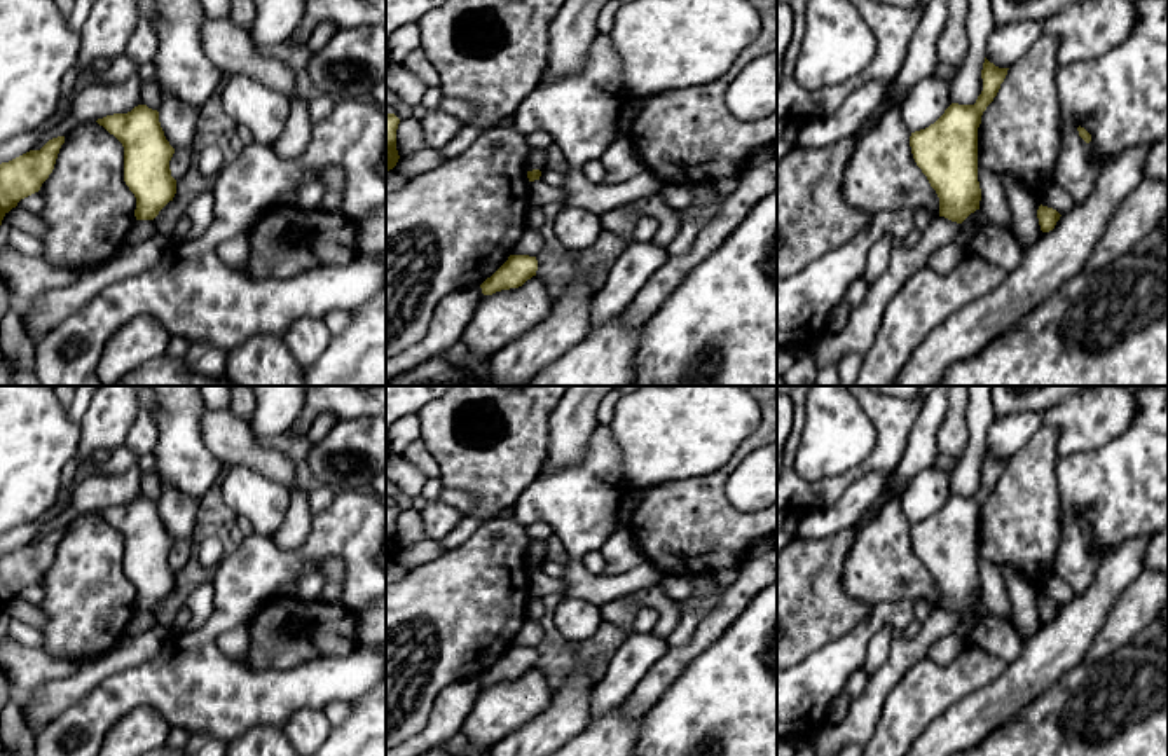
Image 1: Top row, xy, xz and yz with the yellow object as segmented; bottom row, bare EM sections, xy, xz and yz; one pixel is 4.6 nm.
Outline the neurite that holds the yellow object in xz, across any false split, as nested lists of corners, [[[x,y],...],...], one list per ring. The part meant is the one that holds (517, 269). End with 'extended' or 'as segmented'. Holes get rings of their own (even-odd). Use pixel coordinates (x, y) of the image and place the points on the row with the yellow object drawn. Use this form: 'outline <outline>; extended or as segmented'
outline [[[510,255],[508,260],[487,278],[480,288],[484,295],[492,295],[501,290],[519,288],[527,279],[536,276],[538,260],[529,255]]]; as segmented

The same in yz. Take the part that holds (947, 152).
outline [[[985,58],[981,79],[983,91],[974,105],[952,103],[929,127],[911,133],[910,147],[917,166],[927,176],[939,197],[939,216],[962,223],[979,210],[981,189],[978,182],[978,127],[986,107],[997,96],[1009,68],[999,68]]]; as segmented

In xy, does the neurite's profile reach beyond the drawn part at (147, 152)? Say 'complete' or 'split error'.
complete

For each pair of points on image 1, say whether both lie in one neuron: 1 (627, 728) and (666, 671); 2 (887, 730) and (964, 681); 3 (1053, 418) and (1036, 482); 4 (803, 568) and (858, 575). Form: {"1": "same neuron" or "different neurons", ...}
{"1": "different neurons", "2": "same neuron", "3": "different neurons", "4": "different neurons"}

